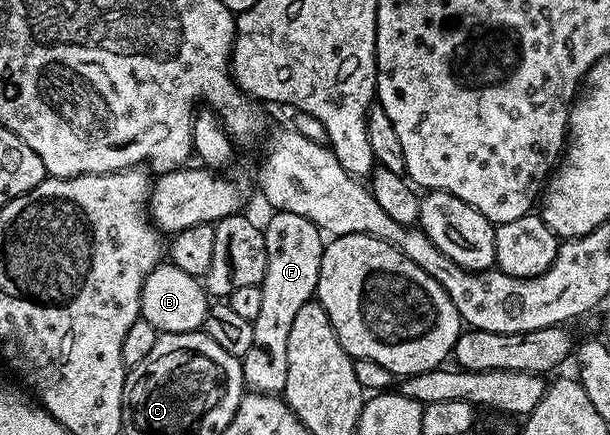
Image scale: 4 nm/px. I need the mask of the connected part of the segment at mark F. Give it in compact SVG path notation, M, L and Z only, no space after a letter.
M290 211L272 212L266 223L263 223L265 244L267 245L267 273L261 282L263 293L263 309L259 309L259 317L253 322L253 340L251 349L241 359L241 368L245 374L245 386L249 391L262 391L265 395L276 395L284 392L287 381L287 336L291 333L291 325L295 321L295 313L303 309L305 303L316 296L319 269L323 261L326 240L321 228L317 227L307 217L299 217L299 213Z

